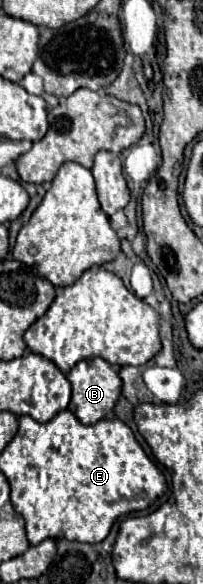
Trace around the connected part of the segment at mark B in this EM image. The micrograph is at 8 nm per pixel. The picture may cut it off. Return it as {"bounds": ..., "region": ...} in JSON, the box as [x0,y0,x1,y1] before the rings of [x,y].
{"bounds":[67,357,121,425],"region":[[[93,357],[93,359],[83,359],[79,361],[69,373],[67,379],[71,383],[71,401],[69,401],[69,411],[83,423],[83,425],[93,425],[101,419],[107,417],[107,413],[115,407],[119,393],[121,393],[121,379],[117,375],[117,371],[103,361],[101,357]]]}

